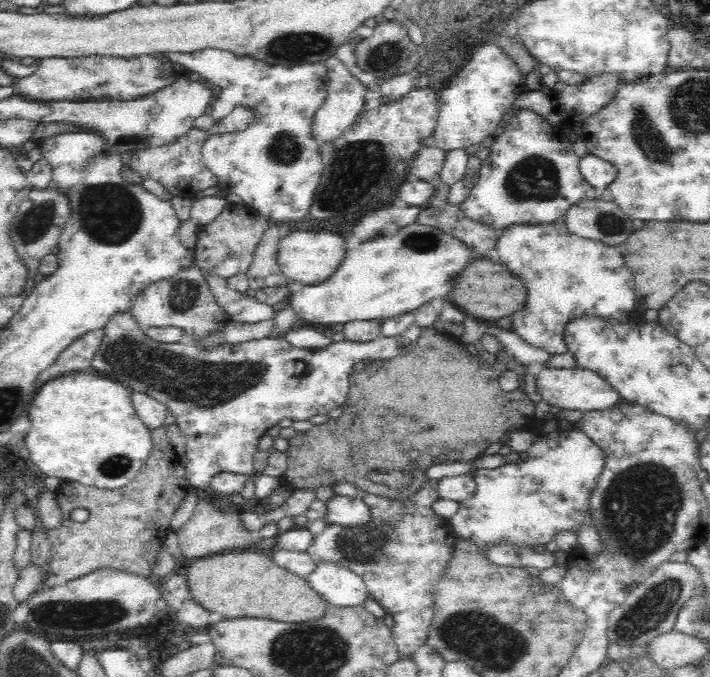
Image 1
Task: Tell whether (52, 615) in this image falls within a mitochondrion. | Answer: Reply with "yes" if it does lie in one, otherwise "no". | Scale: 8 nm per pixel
yes

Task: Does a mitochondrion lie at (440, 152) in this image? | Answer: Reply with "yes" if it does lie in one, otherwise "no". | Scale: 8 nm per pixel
no

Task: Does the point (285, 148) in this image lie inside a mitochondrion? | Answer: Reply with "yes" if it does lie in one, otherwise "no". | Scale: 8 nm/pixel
yes

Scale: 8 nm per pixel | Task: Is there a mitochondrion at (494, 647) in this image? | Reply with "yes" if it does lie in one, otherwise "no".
yes

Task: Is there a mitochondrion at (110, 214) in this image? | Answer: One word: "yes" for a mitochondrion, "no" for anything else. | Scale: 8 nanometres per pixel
yes

